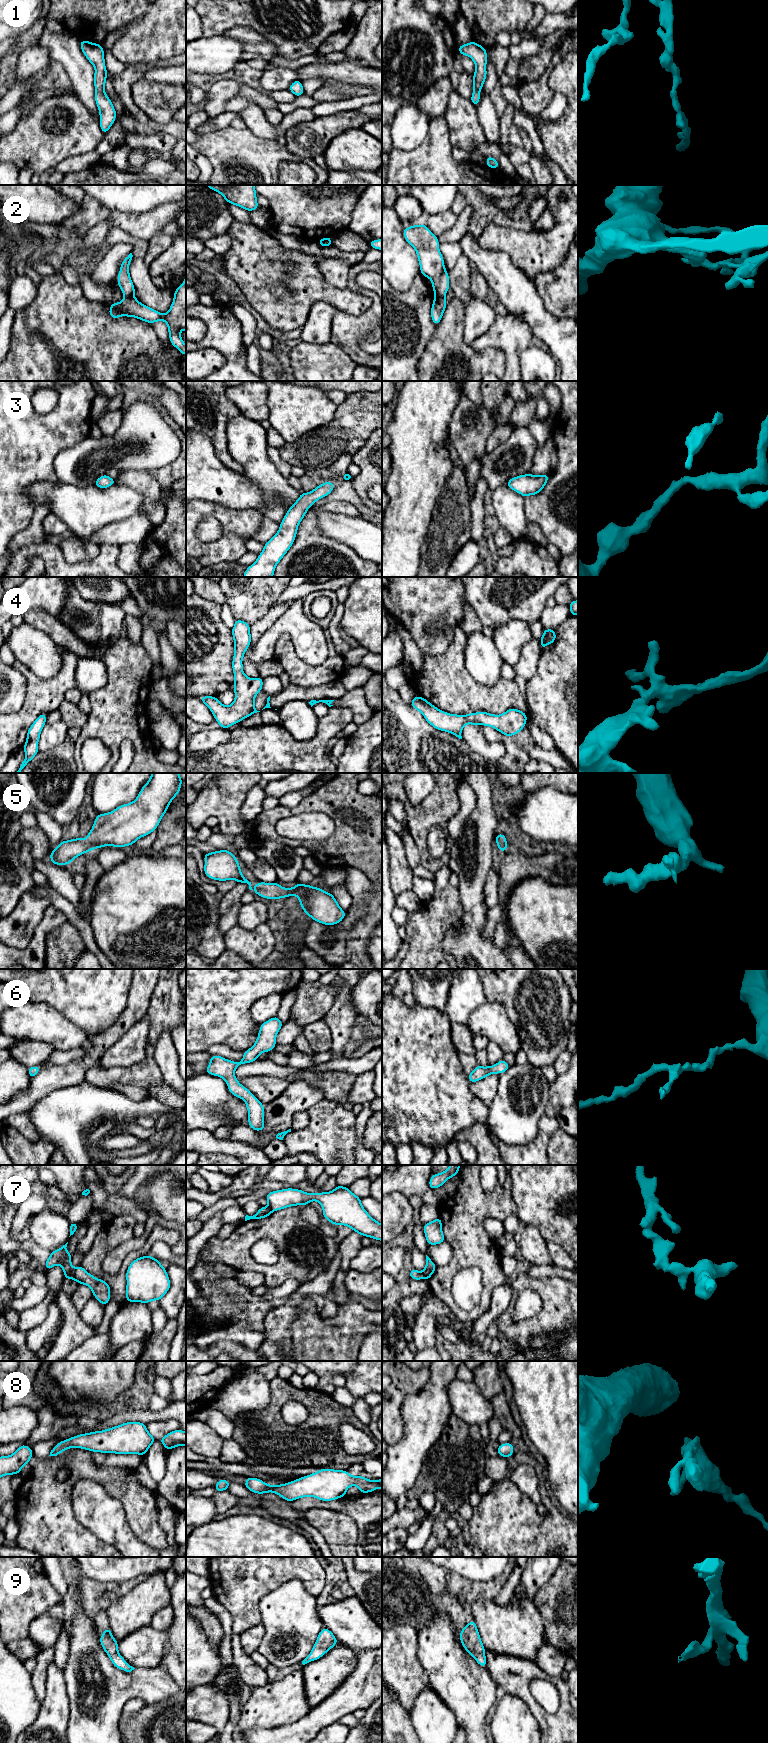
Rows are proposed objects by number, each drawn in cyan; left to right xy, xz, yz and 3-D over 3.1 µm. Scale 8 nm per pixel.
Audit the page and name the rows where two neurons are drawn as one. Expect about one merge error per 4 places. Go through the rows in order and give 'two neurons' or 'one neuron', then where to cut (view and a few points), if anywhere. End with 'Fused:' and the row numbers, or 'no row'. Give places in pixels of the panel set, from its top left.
1: one neuron; no cut
2: two neurons; cut in yz along (435, 295), (443, 298)
3: one neuron; no cut
4: one neuron; no cut
5: one neuron; no cut
6: one neuron; no cut
7: two neurons; cut in xy along (74, 1269), (72, 1278)
8: one neuron; no cut
9: one neuron; no cut
Fused: 2, 7

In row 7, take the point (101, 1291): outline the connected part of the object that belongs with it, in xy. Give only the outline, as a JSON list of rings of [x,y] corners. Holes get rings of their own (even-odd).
[[[81,1265],[74,1269],[73,1279],[78,1284],[83,1284],[91,1288],[93,1296],[102,1304],[107,1305],[110,1301],[110,1286],[102,1280],[88,1273]]]

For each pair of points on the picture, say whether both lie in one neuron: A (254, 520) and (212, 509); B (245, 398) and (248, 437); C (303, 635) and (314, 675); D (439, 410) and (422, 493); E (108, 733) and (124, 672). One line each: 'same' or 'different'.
A: same
B: different
C: different
D: same
E: same

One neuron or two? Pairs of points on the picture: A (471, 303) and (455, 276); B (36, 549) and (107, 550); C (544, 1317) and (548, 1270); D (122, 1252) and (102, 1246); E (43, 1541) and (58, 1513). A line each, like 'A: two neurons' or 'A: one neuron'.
A: one neuron
B: one neuron
C: two neurons
D: two neurons
E: one neuron

